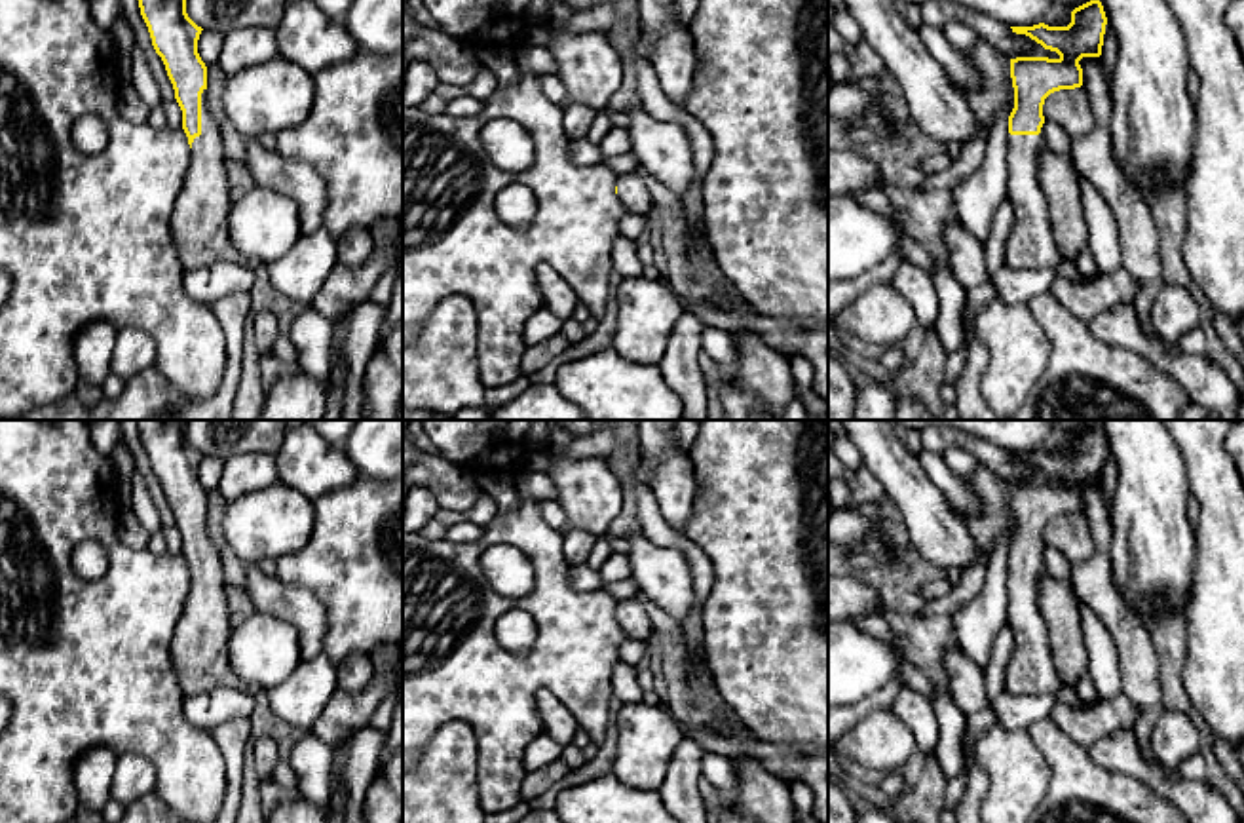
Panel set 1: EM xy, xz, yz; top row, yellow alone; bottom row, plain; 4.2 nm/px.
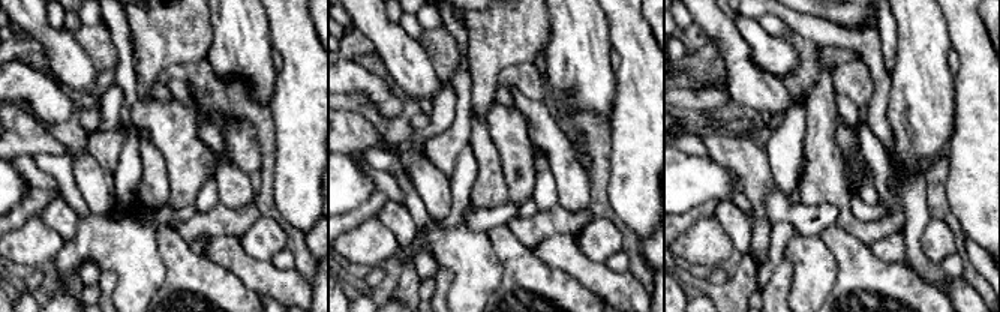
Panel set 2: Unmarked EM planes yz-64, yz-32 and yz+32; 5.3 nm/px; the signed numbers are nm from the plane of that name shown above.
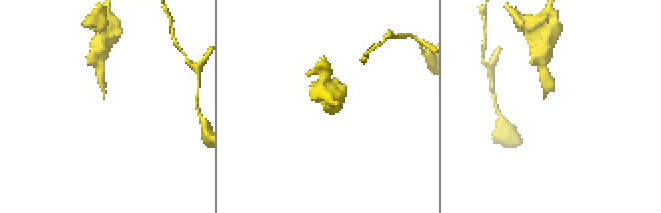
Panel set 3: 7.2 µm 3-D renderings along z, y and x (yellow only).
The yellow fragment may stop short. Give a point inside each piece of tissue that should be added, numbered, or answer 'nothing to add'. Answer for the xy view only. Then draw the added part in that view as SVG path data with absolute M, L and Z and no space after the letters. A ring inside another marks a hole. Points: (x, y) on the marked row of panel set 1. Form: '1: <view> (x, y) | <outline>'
1: xy (200, 221) | M201 93L201 135L192 143L192 162L171 215L173 238L184 272L215 260L256 268L230 238L230 186L222 137Z

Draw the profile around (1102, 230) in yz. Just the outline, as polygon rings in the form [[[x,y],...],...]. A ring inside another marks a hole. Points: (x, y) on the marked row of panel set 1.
[[[1081,175],[1083,213],[1088,228],[1088,247],[1100,276],[1121,268],[1119,232],[1113,213],[1100,190]]]

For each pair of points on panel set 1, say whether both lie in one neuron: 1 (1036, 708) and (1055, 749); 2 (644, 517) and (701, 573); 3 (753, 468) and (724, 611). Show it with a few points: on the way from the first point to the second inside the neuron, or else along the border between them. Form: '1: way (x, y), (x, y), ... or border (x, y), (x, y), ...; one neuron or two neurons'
1: border (1049, 715), (1026, 728); two neurons
2: way (661, 533), (677, 538), (694, 555); one neuron
3: way (753, 504), (753, 574); one neuron

